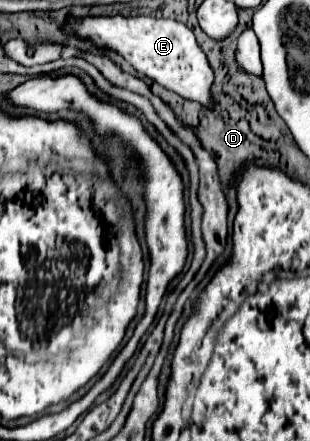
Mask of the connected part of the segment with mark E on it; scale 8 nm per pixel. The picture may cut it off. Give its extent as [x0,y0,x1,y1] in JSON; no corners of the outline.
[66,16,214,110]

